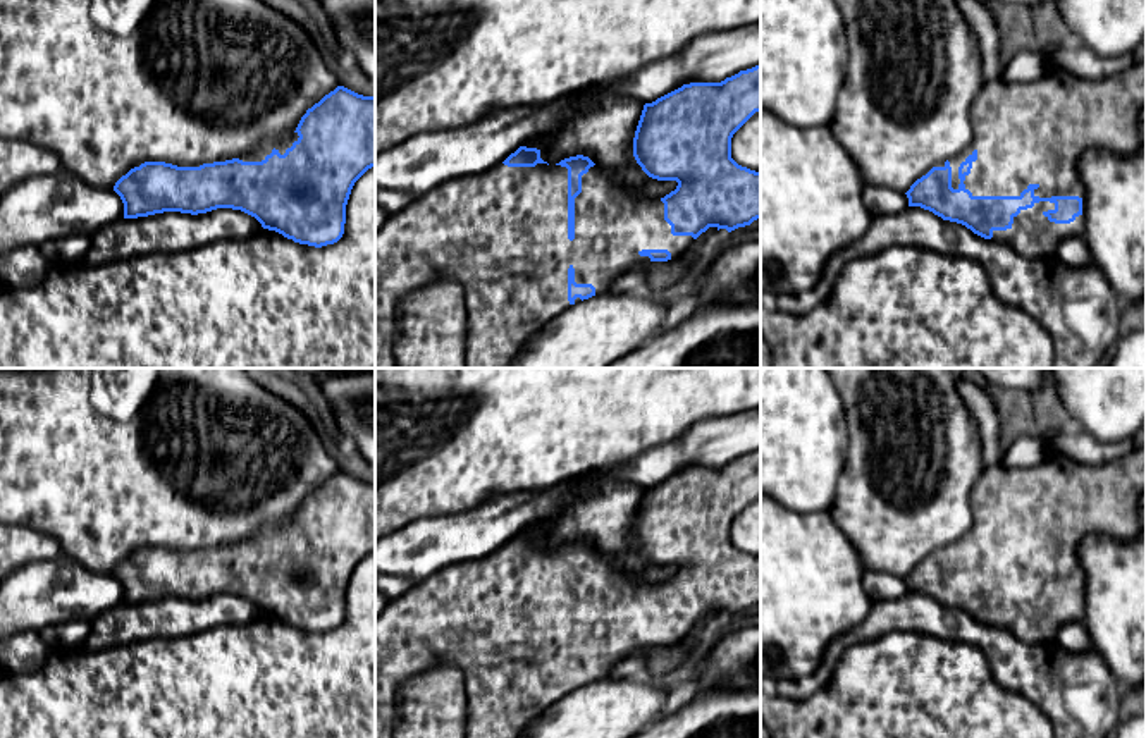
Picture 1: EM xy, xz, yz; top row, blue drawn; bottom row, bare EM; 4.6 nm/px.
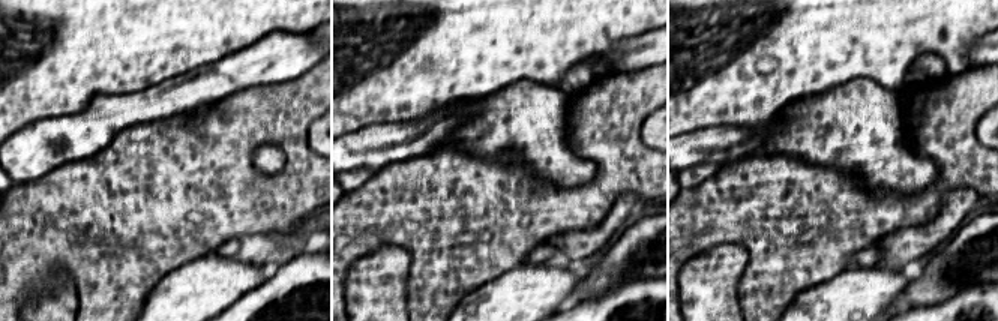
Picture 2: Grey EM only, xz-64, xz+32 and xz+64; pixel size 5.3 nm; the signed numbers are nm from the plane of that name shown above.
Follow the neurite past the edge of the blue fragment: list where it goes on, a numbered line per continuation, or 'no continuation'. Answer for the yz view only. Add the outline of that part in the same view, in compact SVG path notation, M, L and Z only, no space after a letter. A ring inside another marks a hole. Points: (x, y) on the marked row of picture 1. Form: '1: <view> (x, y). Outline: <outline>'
1: yz (1031, 126). Outline: M1041 50L1019 52L1005 64L1003 74L998 79L984 83L970 108L972 141L955 157L952 157L952 188L958 189L958 167L972 151L977 151L977 160L972 162L970 174L965 175L965 189L972 196L1020 196L1029 184L1038 184L1034 196L1041 201L1032 208L1020 210L1014 217L1014 224L1007 231L993 231L993 241L1012 246L1017 253L1029 260L1057 260L1062 241L1069 236L1086 236L1086 188L1079 175L1079 160L1089 150L1108 150L1117 157L1132 157L1141 151L1143 136L1139 132L1139 114L1146 105L1146 60L1137 62L1106 79L1079 79L1070 72L1058 71L1050 65L1050 60ZM1051 196L1079 196L1082 200L1082 213L1070 224L1050 222L1043 213L1055 210Z

